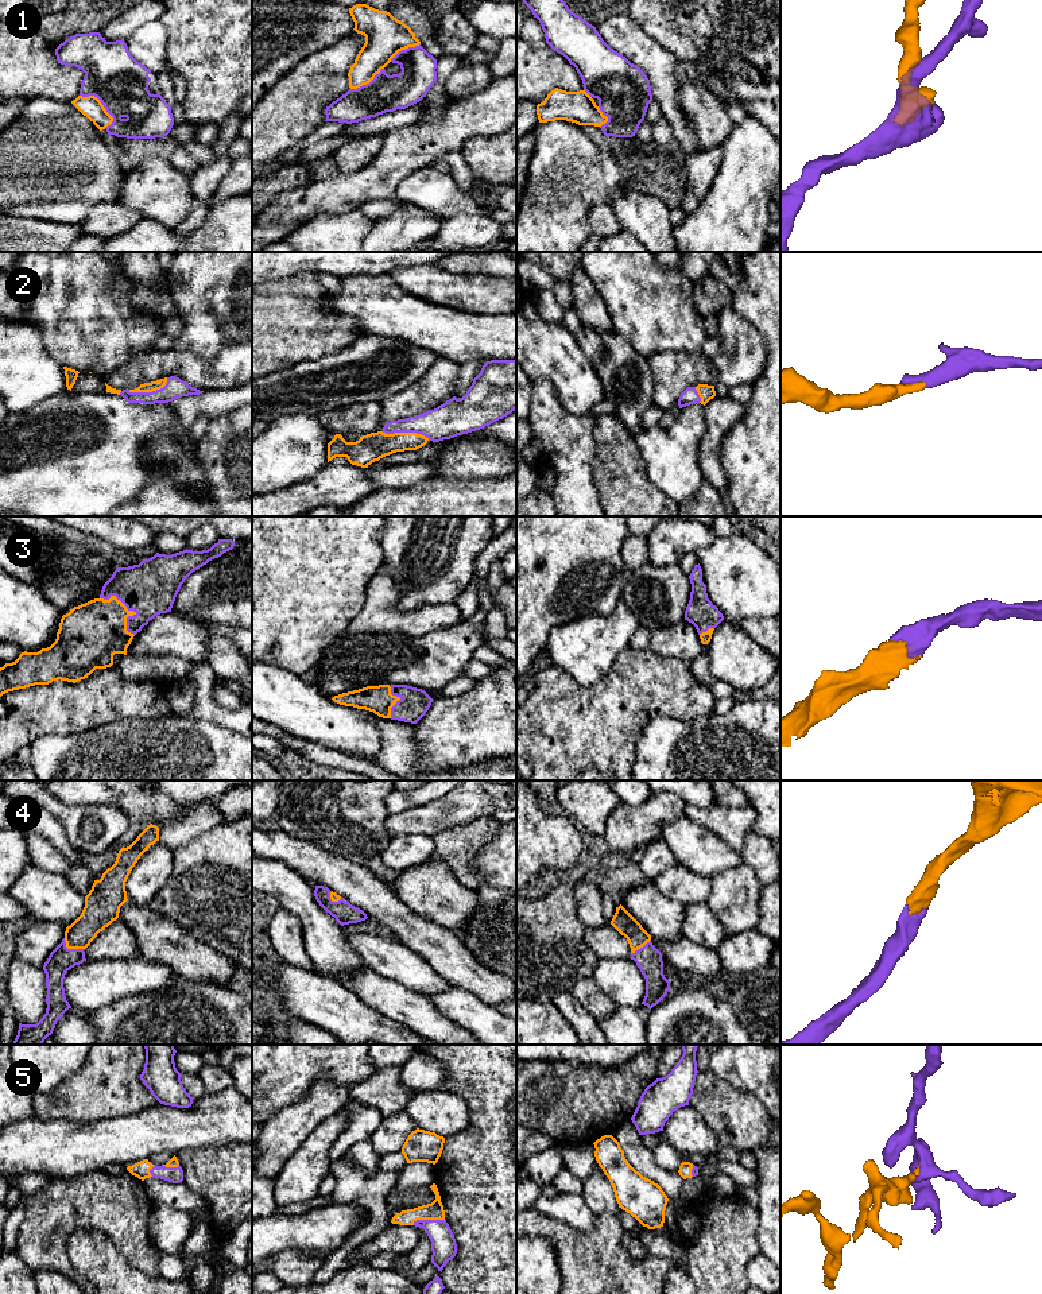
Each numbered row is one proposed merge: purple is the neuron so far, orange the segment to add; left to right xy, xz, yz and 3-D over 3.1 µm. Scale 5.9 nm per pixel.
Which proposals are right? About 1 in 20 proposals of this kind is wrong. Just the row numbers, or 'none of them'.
1, 2, 3, 4, 5

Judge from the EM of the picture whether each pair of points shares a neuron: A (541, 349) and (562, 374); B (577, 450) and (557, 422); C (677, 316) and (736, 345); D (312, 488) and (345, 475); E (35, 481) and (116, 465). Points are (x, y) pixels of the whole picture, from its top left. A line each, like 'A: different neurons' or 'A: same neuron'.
A: same neuron
B: same neuron
C: different neurons
D: same neuron
E: same neuron

